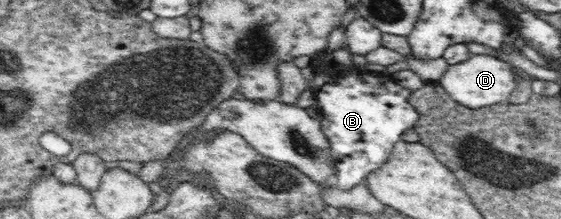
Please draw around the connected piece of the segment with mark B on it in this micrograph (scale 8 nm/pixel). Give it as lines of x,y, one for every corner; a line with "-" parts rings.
341,25
330,32
326,48
328,53
321,56
324,71
326,70
328,75
334,77
334,80
332,80
332,83
326,83
314,90
317,111
320,115
319,122
330,146
331,160
334,160
335,163
338,188
344,191
363,184
370,174
381,169
392,153
394,144
402,140
403,134
414,126
417,118
414,107
407,100
411,90
398,85
392,76
363,74
354,68
346,70
338,67
339,64
332,58
332,51
347,46
346,29
347,27

